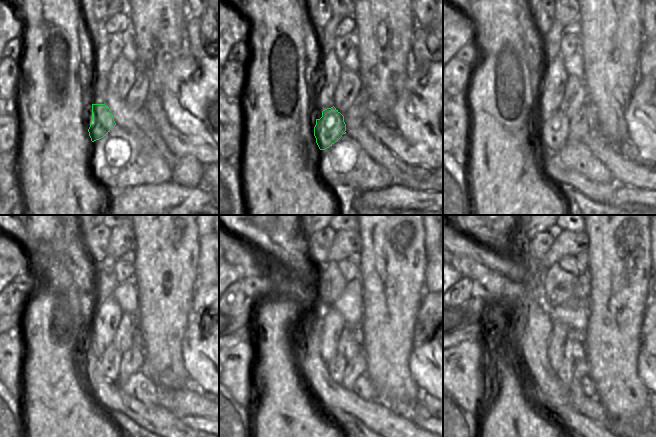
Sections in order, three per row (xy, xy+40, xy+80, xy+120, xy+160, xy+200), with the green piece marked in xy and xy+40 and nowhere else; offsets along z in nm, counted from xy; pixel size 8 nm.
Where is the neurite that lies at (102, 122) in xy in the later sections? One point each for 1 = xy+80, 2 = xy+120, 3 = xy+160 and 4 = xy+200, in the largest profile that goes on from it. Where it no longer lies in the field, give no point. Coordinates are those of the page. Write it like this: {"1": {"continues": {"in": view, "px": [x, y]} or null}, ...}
{"1": {"continues": {"in": "xy+80", "px": [556, 130]}}, "2": {"continues": {"in": "xy+120", "px": [110, 361]}}, "3": {"continues": {"in": "xy+160", "px": [336, 367]}}, "4": {"continues": {"in": "xy+200", "px": [564, 373]}}}

